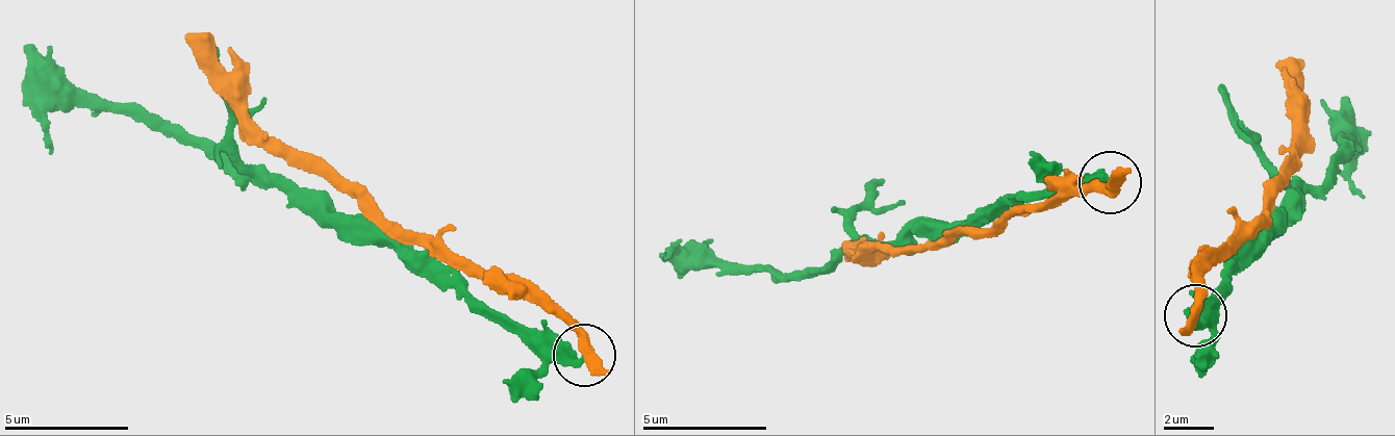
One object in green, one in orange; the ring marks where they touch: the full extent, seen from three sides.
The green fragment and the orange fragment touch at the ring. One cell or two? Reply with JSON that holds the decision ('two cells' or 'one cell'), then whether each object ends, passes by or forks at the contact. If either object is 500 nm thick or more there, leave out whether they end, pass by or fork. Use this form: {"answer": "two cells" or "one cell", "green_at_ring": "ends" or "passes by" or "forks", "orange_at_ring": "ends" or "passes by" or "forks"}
{"answer": "two cells", "green_at_ring": "ends", "orange_at_ring": "passes by"}

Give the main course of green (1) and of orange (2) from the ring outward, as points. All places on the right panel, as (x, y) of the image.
1: (1198, 317), (1211, 326), (1289, 198), (1312, 194), (1348, 160), (1349, 98)
2: (1196, 316), (1202, 277), (1243, 241), (1267, 230), (1300, 158), (1291, 140), (1303, 106), (1302, 73), (1291, 60)

